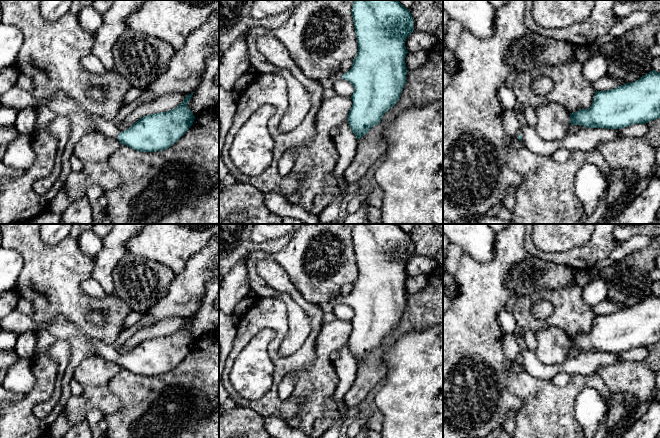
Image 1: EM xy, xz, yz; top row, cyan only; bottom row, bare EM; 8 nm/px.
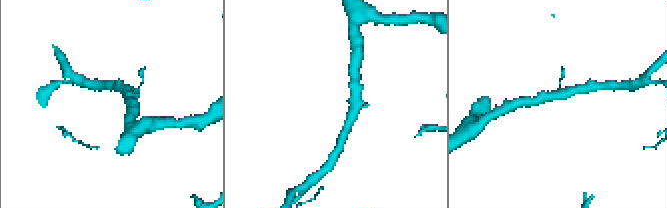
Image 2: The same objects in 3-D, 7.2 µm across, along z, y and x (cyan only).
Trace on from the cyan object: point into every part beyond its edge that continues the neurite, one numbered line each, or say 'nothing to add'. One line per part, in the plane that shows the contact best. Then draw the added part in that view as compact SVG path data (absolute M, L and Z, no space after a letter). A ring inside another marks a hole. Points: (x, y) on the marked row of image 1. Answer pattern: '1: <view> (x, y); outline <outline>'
1: xy (58, 102); outline M62 91L52 92L50 97L46 99L45 104L59 116L69 116L72 113L81 112L94 121L97 131L100 133L112 138L116 138L119 135L119 129L112 120L105 119L97 114L89 114L82 110L74 99Z

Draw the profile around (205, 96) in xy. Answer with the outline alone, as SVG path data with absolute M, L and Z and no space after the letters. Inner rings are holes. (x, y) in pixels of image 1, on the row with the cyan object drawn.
M219 36L211 47L212 53L206 60L206 69L200 85L187 103L194 116L216 105L219 98Z

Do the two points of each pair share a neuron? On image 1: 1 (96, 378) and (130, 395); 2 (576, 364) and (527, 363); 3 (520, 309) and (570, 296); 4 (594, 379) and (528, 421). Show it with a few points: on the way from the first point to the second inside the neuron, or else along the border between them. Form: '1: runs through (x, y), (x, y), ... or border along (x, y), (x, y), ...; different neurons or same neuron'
1: border along (122, 368), (109, 383), (120, 405); different neurons
2: runs through (564, 367), (539, 369); same neuron
3: runs through (532, 299), (536, 296), (558, 296); same neuron
4: runs through (578, 383), (544, 416); same neuron

